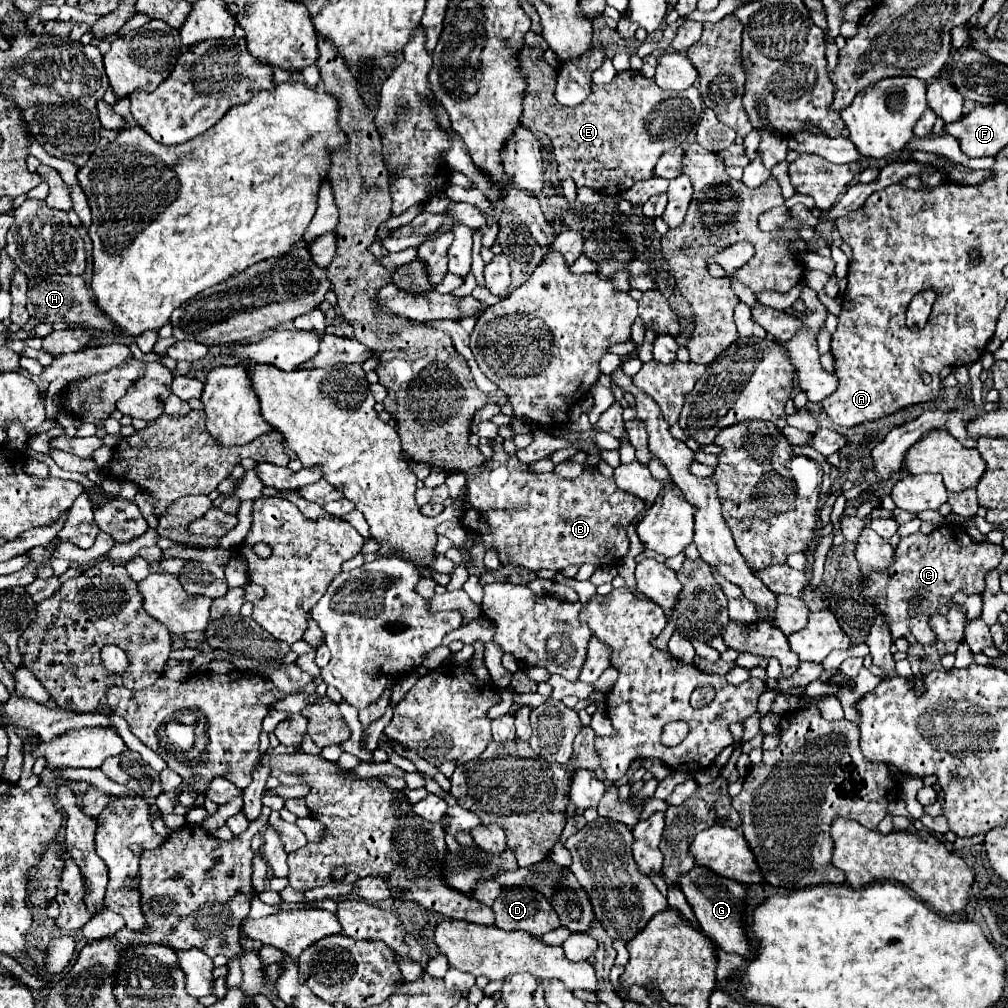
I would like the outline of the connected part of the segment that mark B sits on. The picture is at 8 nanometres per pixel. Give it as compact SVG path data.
M501 445L495 447L495 455L487 469L471 479L467 479L467 499L465 499L465 515L461 517L463 527L473 537L479 537L487 549L497 549L501 563L513 561L519 567L537 571L537 569L553 569L561 571L567 565L583 565L593 563L601 565L617 565L621 557L627 555L629 539L627 525L635 519L635 515L645 507L645 503L615 485L613 479L603 477L597 469L585 469L575 479L561 479L555 473L529 473L527 465L515 465L517 457L509 457Z

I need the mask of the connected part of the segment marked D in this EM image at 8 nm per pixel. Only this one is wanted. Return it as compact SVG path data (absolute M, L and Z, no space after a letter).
M505 887L493 903L495 925L505 931L527 931L535 937L561 927L553 905L529 887Z

